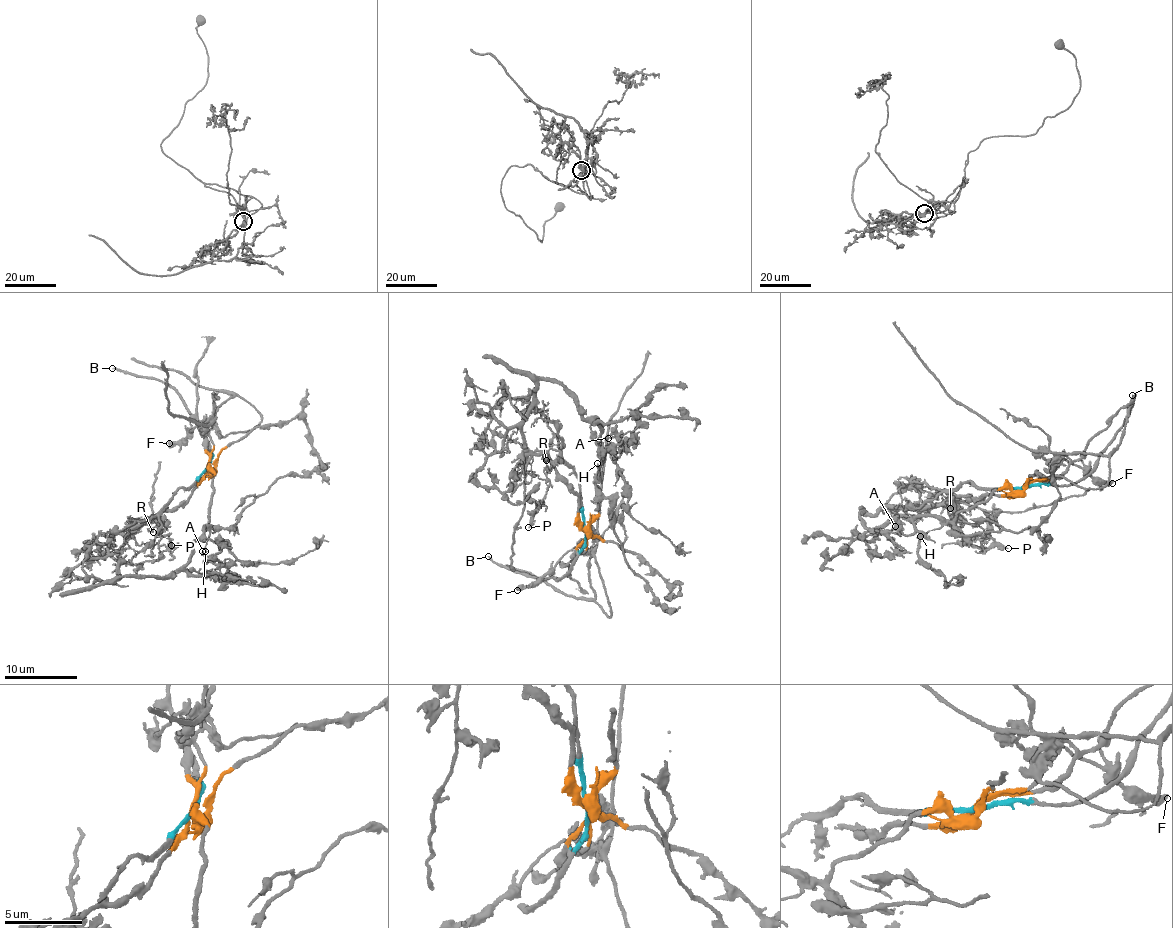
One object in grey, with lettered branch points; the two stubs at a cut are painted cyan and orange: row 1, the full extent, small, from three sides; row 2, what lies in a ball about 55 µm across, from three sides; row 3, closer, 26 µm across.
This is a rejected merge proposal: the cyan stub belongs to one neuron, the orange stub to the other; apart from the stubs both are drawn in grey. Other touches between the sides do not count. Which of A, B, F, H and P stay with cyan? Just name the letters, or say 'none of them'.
B, P

